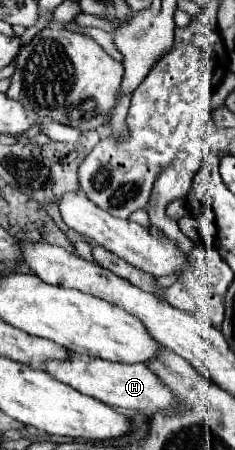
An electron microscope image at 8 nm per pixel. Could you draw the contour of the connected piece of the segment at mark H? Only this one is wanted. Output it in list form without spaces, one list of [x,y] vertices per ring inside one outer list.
[[[68,352],[66,360],[48,360],[46,364],[46,372],[84,392],[86,396],[92,396],[112,408],[120,408],[126,412],[140,412],[144,416],[152,416],[160,410],[172,412],[176,408],[176,400],[172,390],[152,372],[148,370],[146,364],[124,364],[124,362],[108,362],[102,358],[92,358],[86,354],[76,354],[76,352]]]

